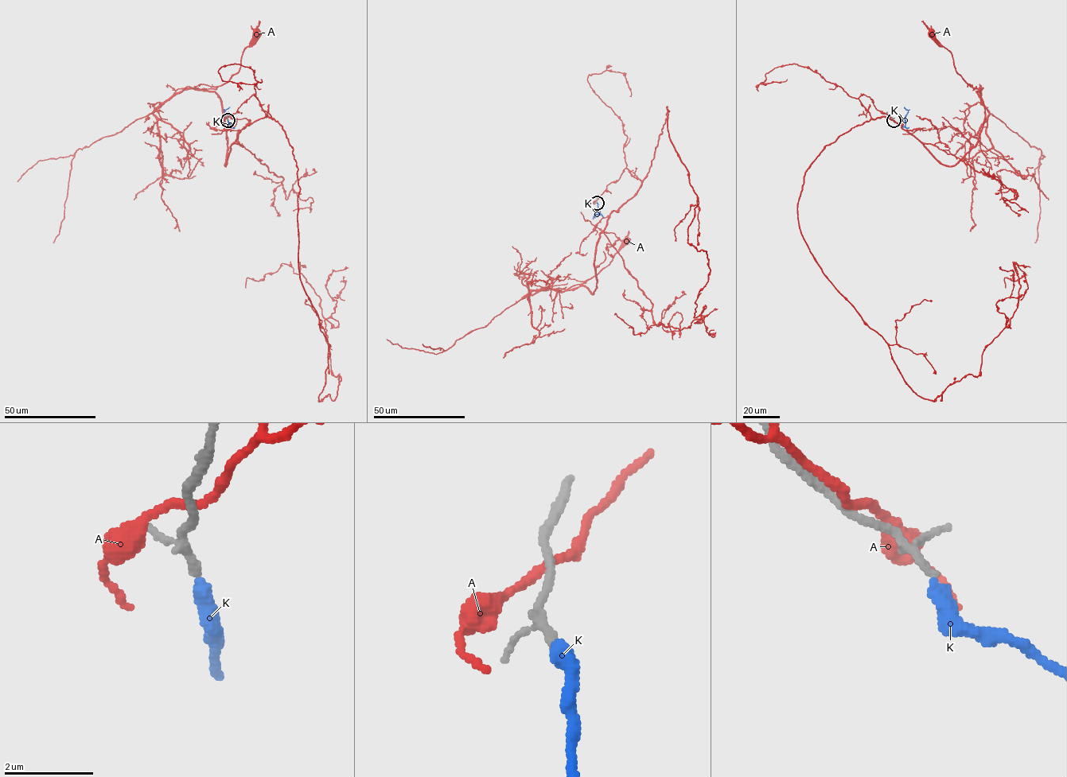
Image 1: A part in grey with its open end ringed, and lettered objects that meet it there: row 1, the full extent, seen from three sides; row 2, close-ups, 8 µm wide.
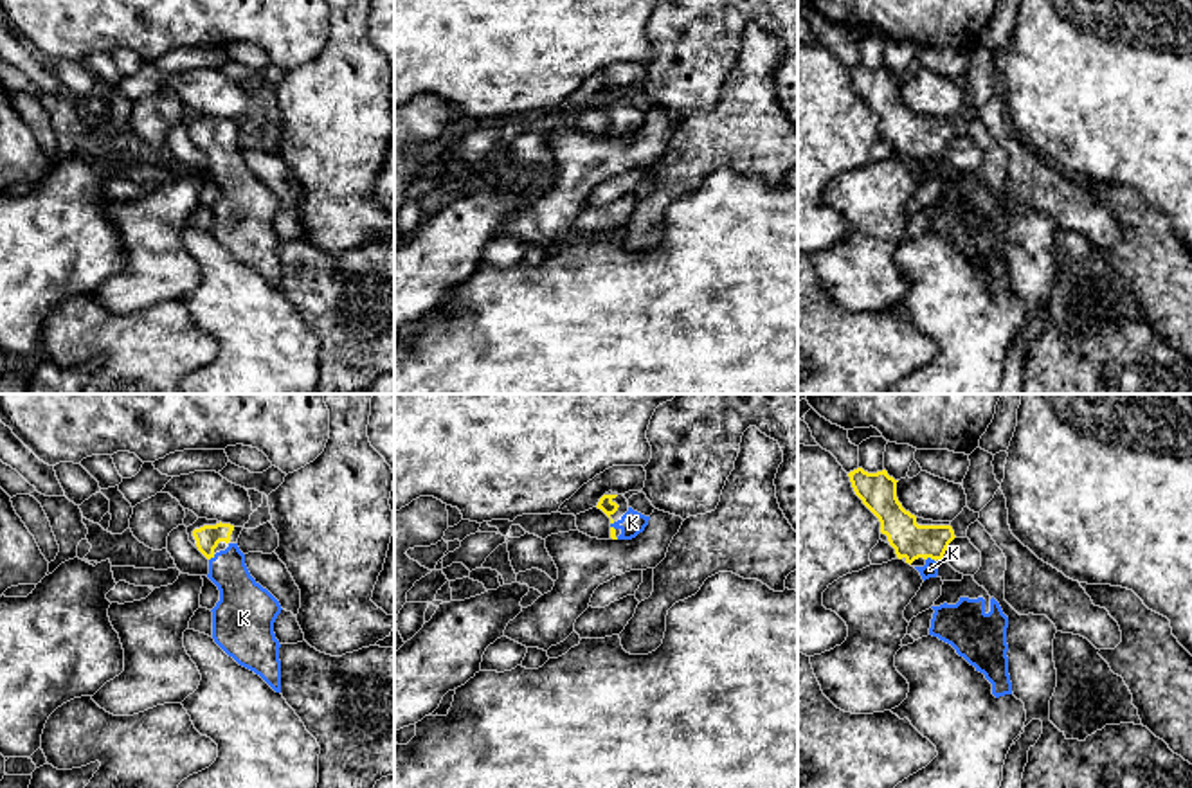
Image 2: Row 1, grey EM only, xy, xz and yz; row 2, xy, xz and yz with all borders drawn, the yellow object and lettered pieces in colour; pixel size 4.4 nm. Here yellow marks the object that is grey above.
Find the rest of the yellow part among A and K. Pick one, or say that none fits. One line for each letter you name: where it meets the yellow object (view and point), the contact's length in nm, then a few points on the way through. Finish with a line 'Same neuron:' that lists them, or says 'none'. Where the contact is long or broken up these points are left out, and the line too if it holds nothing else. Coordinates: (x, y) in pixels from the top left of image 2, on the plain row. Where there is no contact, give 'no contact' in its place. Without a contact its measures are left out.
K: meets yellow in yz at (931, 155); contact 50 nm long; runs through yz (910, 137), (931, 155), (930, 166)
Same neuron: K

